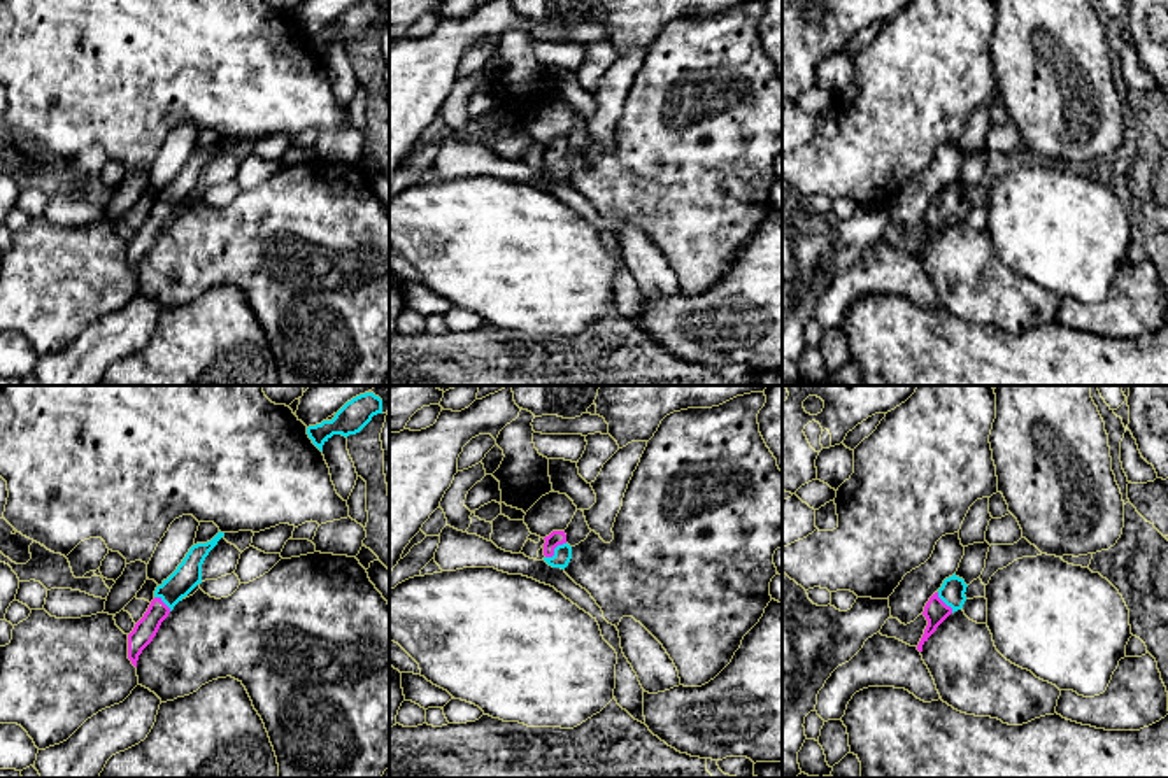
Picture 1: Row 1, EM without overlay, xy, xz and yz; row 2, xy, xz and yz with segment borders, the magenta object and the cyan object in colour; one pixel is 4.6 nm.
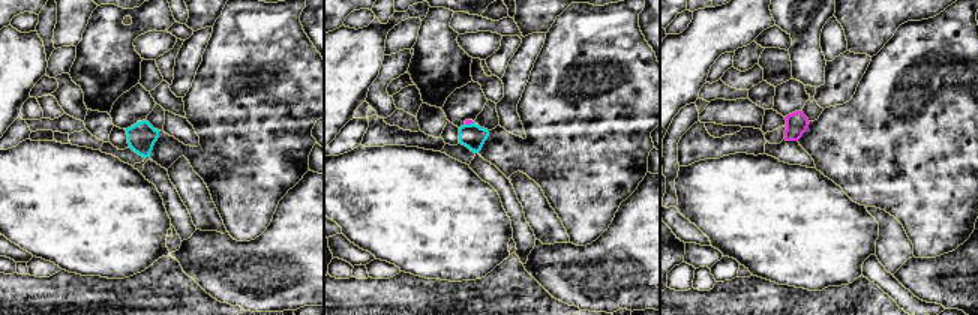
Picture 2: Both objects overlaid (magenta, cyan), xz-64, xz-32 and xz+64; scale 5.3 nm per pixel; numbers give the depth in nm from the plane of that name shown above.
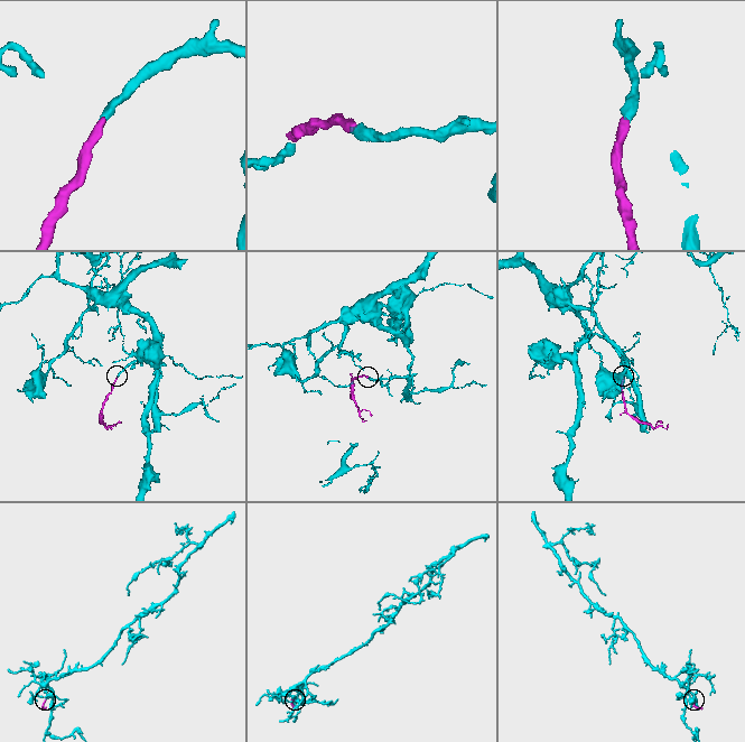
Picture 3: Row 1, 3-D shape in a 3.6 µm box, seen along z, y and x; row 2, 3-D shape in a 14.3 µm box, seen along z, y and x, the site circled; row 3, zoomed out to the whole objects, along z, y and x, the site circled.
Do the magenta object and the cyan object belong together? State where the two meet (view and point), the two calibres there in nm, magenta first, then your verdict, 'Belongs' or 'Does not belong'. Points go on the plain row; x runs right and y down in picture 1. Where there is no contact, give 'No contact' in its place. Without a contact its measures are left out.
Touches magenta at xz (553, 158). Thickness 70 nm (magenta) against 80 nm. Belongs

